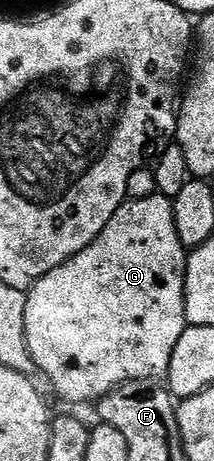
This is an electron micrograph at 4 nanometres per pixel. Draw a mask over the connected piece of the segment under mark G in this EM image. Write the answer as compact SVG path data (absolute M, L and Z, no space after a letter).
M155 195L148 199L123 201L121 207L108 219L108 227L96 235L96 239L84 251L80 251L72 259L68 259L56 271L48 271L44 279L40 279L26 294L27 311L24 316L27 349L39 374L50 380L50 385L66 401L97 402L106 393L111 393L119 385L129 381L148 381L165 378L168 367L172 363L172 351L176 343L180 343L180 335L188 328L186 320L186 259L188 251L180 243L180 235L176 235L176 219L174 203L169 197Z

